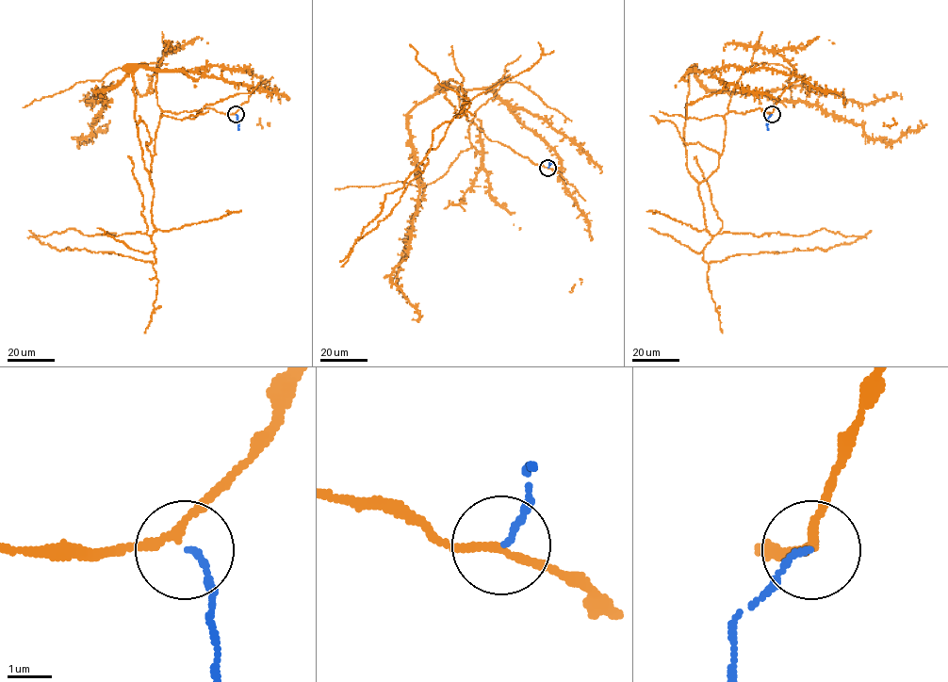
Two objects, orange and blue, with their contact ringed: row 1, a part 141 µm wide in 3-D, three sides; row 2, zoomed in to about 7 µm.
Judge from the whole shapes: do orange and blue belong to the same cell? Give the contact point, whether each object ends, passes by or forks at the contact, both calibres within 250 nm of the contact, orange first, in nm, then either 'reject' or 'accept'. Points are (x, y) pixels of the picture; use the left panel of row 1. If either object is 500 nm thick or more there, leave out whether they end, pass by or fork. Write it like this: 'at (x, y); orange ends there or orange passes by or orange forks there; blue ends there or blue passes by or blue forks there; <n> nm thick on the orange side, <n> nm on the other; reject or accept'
at (236, 114); orange passes by; blue ends there; 160 nm thick on the orange side, 130 nm on the other; accept

